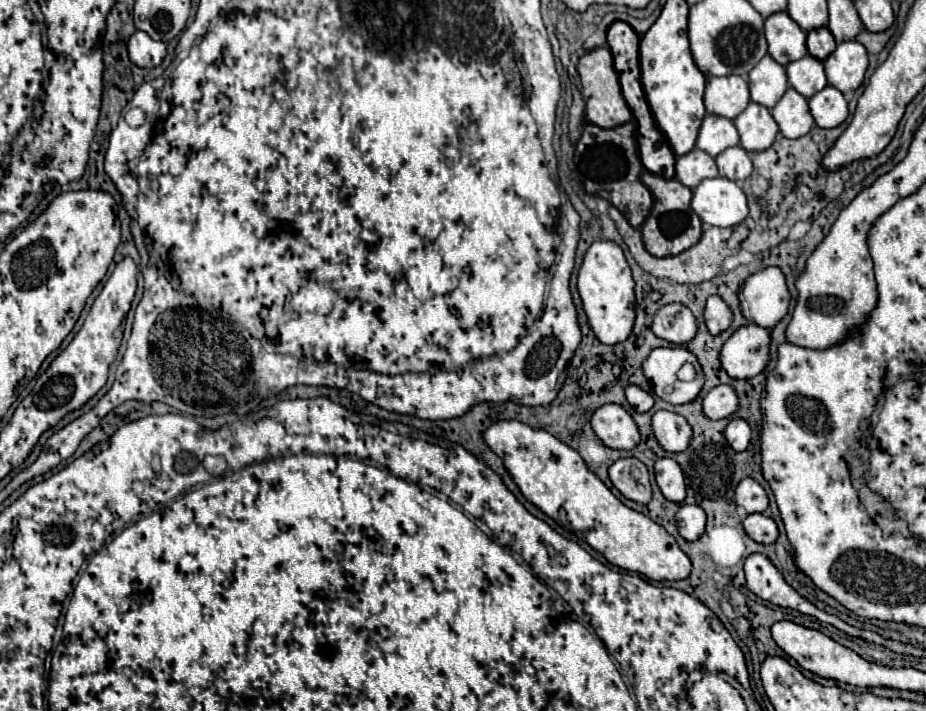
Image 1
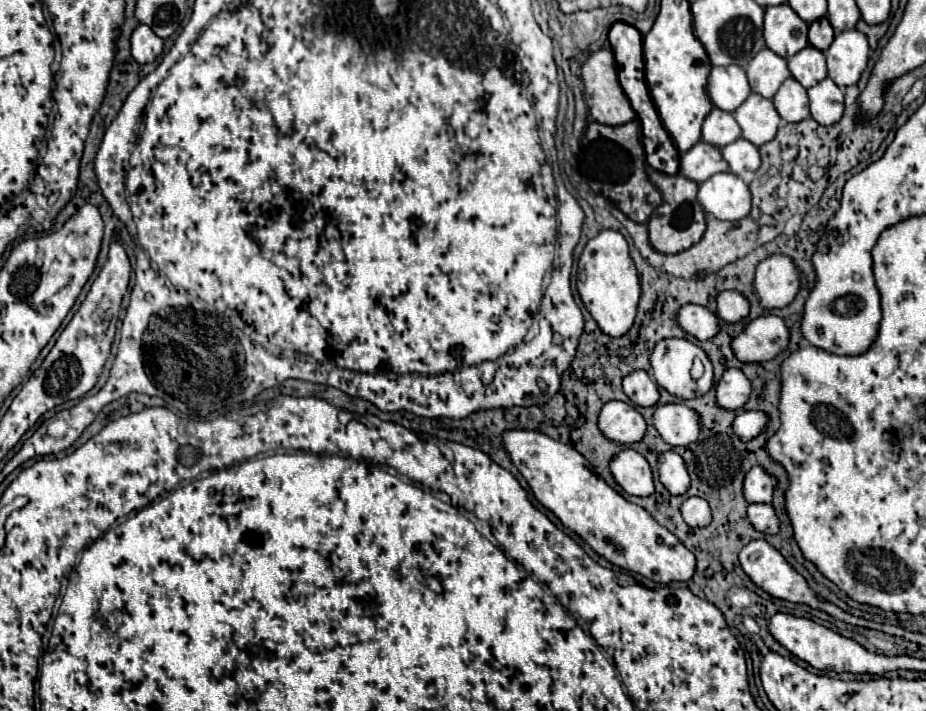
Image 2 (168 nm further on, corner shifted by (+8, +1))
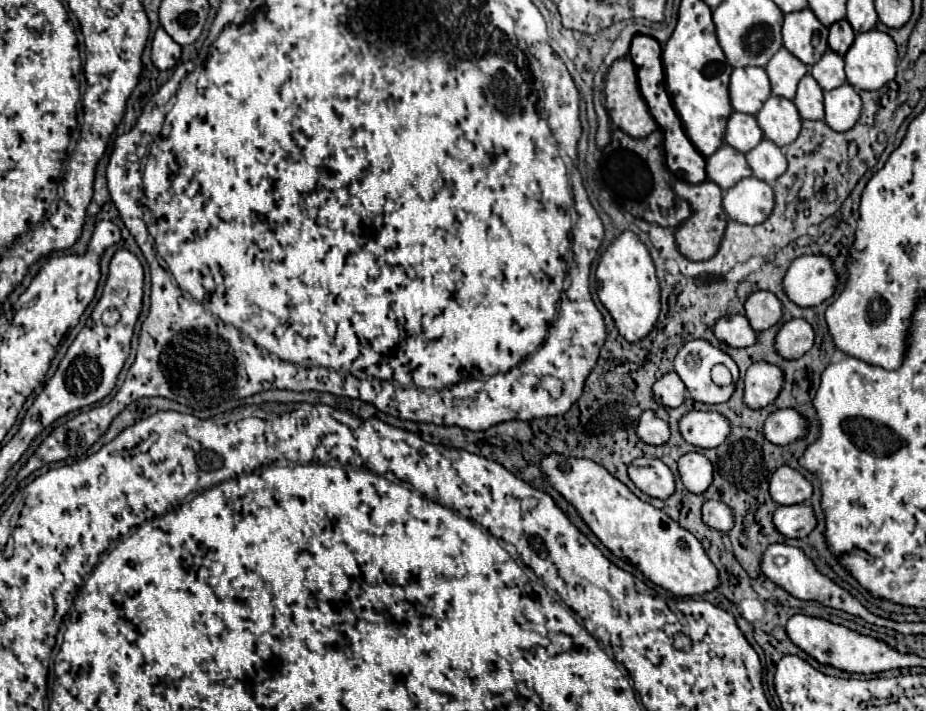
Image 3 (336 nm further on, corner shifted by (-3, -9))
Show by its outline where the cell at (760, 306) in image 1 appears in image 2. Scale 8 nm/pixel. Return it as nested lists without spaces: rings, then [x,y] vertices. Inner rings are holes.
[[[782,254],[762,260],[754,274],[754,292],[764,310],[788,306],[798,292],[798,272],[792,260]]]

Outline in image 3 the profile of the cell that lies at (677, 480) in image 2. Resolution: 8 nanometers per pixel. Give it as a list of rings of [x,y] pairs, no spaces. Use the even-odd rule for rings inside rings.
[[[689,452],[679,460],[679,474],[683,484],[693,494],[703,494],[713,482],[713,466],[701,452]]]

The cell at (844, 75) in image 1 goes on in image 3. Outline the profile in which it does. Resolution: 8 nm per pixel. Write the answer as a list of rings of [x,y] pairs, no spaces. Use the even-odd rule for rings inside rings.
[[[869,30],[855,36],[853,46],[845,54],[847,82],[857,90],[879,90],[883,84],[895,78],[897,72],[897,46],[893,38],[881,30]]]

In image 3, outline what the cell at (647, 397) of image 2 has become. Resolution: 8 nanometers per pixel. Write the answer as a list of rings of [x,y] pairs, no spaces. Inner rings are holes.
[[[667,372],[661,380],[655,382],[653,390],[655,390],[657,402],[663,406],[671,406],[671,408],[681,406],[685,400],[685,392],[687,392],[687,388],[681,382],[681,378],[677,376],[677,372]]]

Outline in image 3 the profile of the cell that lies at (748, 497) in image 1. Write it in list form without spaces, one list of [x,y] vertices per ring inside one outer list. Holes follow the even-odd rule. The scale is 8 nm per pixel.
[[[781,466],[769,482],[769,492],[777,504],[789,506],[809,500],[813,494],[813,484],[791,466]]]

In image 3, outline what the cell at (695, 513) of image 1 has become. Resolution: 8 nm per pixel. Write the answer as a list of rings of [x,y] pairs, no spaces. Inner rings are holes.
[[[707,500],[703,504],[703,522],[715,530],[729,532],[733,528],[733,514],[731,508],[717,500]]]

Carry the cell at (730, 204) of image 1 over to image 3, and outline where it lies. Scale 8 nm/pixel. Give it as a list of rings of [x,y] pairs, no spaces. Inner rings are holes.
[[[743,178],[723,194],[723,208],[731,220],[741,224],[761,224],[775,206],[773,188],[759,178]]]

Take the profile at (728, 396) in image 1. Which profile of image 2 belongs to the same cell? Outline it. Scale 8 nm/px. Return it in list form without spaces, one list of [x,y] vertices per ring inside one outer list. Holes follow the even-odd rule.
[[[736,368],[726,370],[716,386],[716,406],[724,410],[740,410],[746,404],[748,396],[750,396],[748,378]]]

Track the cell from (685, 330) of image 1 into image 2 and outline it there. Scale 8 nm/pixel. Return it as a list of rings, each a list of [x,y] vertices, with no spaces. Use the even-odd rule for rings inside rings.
[[[698,304],[682,306],[676,312],[676,322],[684,332],[698,340],[708,340],[718,332],[718,316]]]

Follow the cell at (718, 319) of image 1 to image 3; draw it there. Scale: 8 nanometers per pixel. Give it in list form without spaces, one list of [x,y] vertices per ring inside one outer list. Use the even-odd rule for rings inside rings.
[[[755,292],[745,302],[745,316],[749,318],[749,322],[753,322],[753,330],[763,332],[781,320],[781,300],[773,292]]]

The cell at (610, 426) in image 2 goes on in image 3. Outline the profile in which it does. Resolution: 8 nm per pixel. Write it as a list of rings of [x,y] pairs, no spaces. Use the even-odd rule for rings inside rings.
[[[645,410],[639,418],[639,426],[637,426],[637,436],[643,442],[649,444],[665,444],[671,436],[669,432],[669,422],[659,418],[653,410]]]

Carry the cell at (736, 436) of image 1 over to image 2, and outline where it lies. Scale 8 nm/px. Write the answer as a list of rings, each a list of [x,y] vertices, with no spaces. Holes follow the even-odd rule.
[[[742,410],[742,412],[736,414],[732,428],[734,428],[734,434],[736,434],[742,442],[748,442],[748,440],[752,440],[754,436],[758,436],[758,434],[764,430],[766,420],[768,420],[768,418],[766,418],[764,412],[756,412],[756,410],[744,412],[744,410]]]

